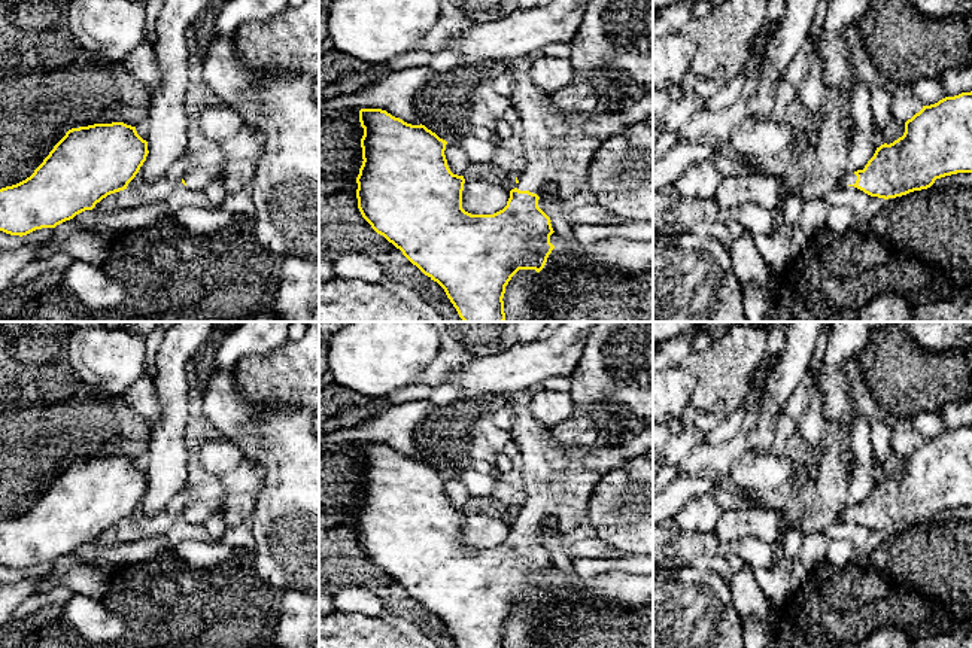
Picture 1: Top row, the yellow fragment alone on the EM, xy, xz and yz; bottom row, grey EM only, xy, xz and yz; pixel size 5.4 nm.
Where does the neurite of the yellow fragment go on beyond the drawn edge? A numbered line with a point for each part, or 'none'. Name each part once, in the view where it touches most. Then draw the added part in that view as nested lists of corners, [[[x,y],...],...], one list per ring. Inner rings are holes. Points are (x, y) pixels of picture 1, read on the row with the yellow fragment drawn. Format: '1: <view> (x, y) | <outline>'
1: xz (558, 148) | [[[526,57],[504,61],[514,79],[511,94],[513,107],[522,122],[523,170],[516,174],[519,191],[540,195],[547,182],[558,185],[559,203],[571,198],[583,183],[587,183],[587,170],[601,143],[626,128],[631,128],[653,116],[653,91],[644,95],[632,107],[614,115],[561,113],[549,98],[549,92],[537,86],[531,79],[531,61]]]

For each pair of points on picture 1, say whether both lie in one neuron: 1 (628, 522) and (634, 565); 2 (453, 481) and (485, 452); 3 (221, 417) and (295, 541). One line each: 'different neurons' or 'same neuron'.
1: different neurons
2: different neurons
3: same neuron

